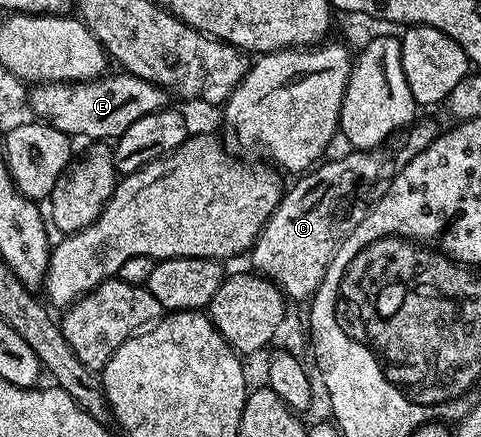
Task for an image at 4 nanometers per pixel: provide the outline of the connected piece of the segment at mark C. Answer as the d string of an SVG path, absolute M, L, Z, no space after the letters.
M418 121L405 133L387 139L383 146L372 151L351 150L351 155L334 159L331 163L323 162L303 174L299 178L302 180L283 194L278 208L263 225L258 240L250 248L248 260L254 266L251 268L271 279L287 300L309 300L324 281L324 273L340 244L349 237L352 229L356 229L356 225L360 225L360 221L364 221L380 197L388 193L400 169L404 169L416 153L424 153L439 134L440 127L436 124Z

